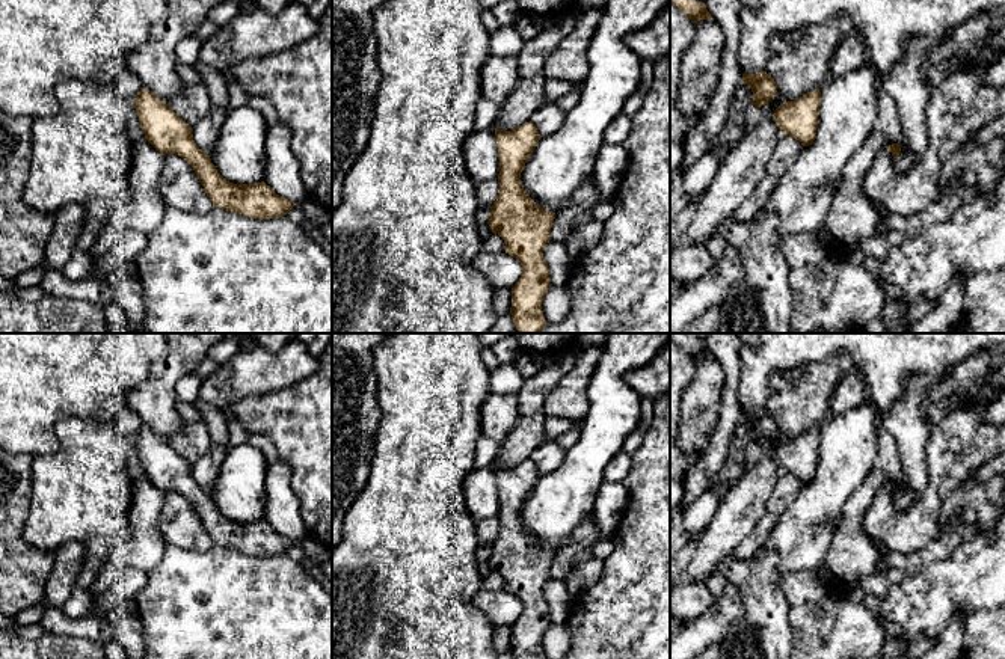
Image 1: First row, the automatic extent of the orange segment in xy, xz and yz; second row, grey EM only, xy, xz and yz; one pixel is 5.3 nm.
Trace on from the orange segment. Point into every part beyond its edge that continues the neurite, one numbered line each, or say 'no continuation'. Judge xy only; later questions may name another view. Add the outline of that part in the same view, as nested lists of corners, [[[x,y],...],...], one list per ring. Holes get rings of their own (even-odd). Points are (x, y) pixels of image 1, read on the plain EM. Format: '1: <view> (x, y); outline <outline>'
no continuation

